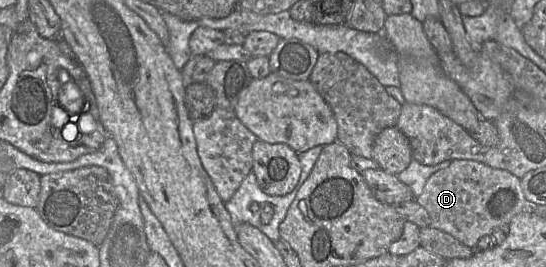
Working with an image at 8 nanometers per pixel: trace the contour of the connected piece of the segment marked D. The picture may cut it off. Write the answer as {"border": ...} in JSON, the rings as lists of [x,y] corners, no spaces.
{"border":[[[454,159],[446,168],[432,174],[428,178],[423,192],[414,200],[428,212],[430,226],[452,235],[470,248],[475,248],[478,240],[484,235],[491,235],[496,227],[509,224],[514,216],[529,206],[517,176],[507,170],[493,168],[482,162],[469,159]]]}

